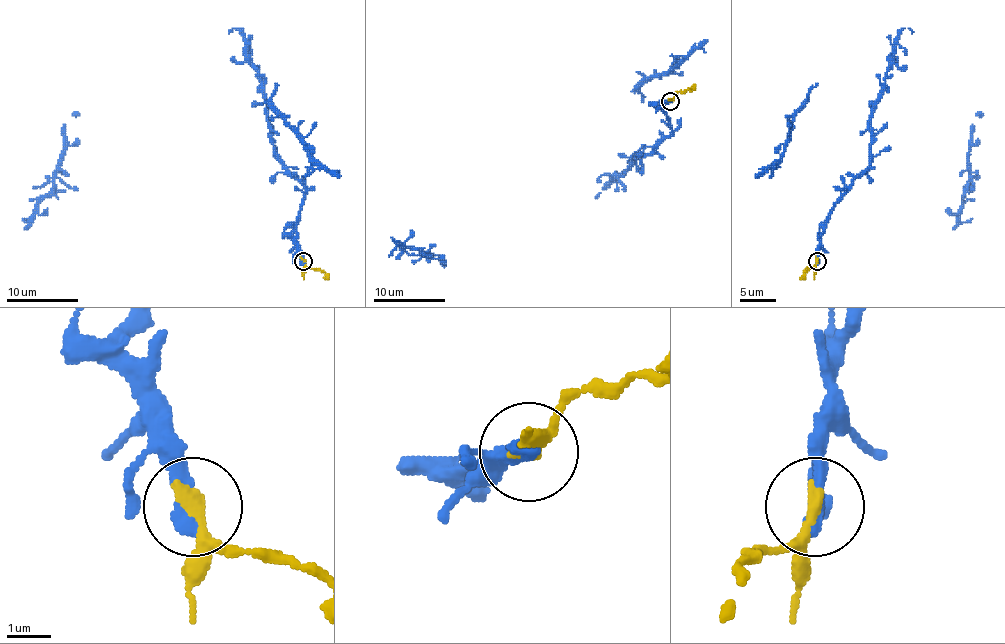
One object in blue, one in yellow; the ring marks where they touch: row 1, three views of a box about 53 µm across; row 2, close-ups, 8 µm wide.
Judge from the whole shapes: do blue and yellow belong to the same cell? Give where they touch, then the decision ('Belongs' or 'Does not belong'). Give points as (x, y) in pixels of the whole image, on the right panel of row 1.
Place: (817, 261). Belongs

